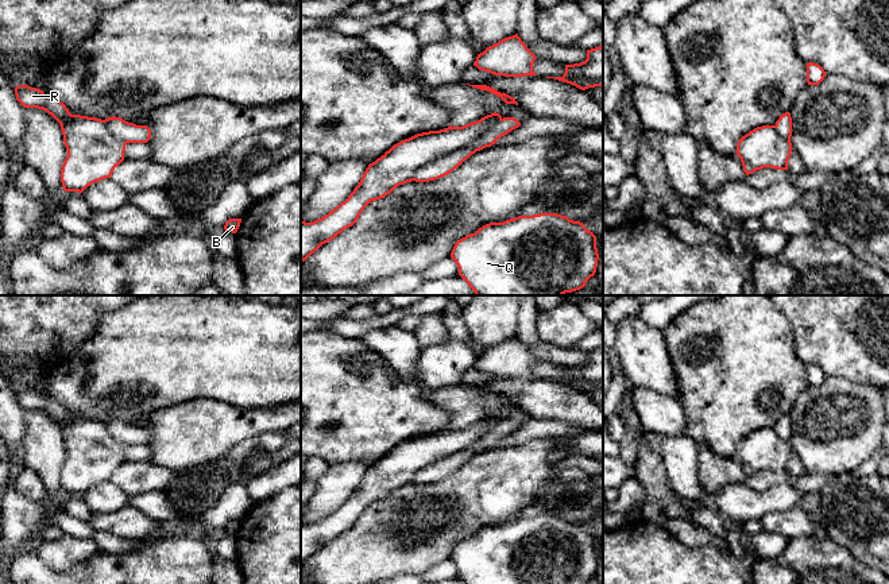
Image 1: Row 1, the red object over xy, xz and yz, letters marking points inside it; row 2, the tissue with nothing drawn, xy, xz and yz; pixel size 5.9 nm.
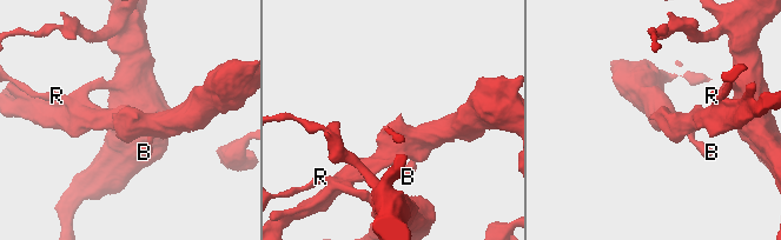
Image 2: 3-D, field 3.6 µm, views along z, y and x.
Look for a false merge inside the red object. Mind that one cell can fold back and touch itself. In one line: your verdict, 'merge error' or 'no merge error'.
merge error

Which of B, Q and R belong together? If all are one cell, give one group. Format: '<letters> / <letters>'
B Q / R

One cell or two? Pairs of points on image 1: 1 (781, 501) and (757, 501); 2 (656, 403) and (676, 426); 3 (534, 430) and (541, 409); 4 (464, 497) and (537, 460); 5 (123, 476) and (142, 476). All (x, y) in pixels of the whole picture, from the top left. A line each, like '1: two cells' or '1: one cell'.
1: one cell
2: one cell
3: two cells
4: one cell
5: one cell

